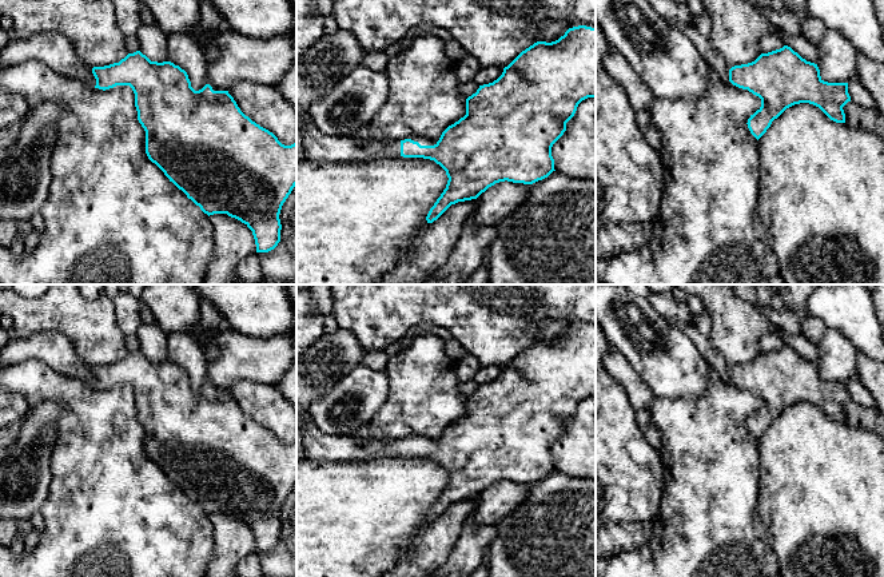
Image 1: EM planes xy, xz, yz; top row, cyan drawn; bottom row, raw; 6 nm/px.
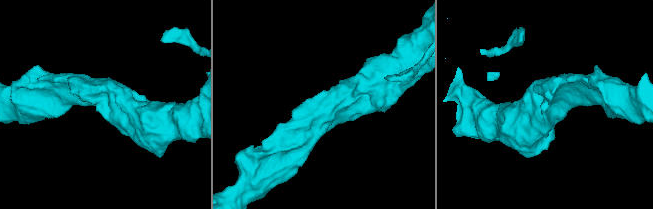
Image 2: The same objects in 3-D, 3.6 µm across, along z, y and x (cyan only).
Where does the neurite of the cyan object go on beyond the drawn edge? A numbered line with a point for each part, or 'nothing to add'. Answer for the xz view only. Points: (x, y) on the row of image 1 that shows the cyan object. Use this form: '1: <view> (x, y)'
1: xz (422, 140)

